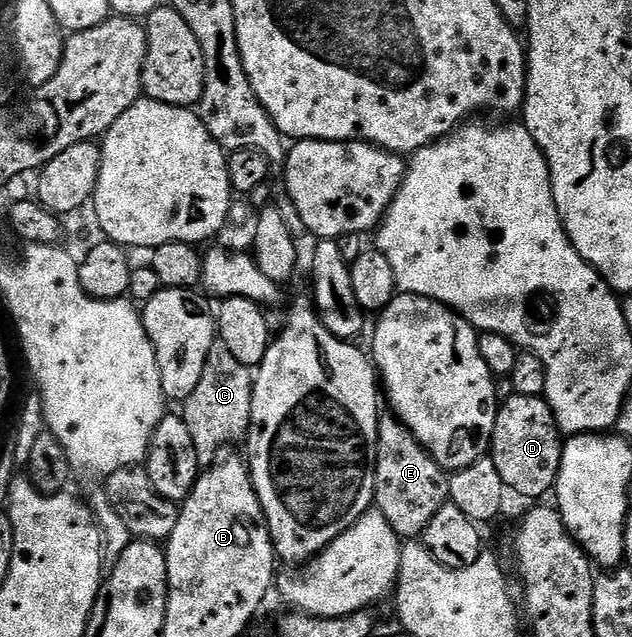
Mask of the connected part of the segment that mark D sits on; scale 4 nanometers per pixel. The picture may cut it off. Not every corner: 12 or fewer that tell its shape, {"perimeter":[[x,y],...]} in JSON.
{"perimeter":[[544,397],[498,405],[491,457],[525,498],[557,485],[563,435]]}

